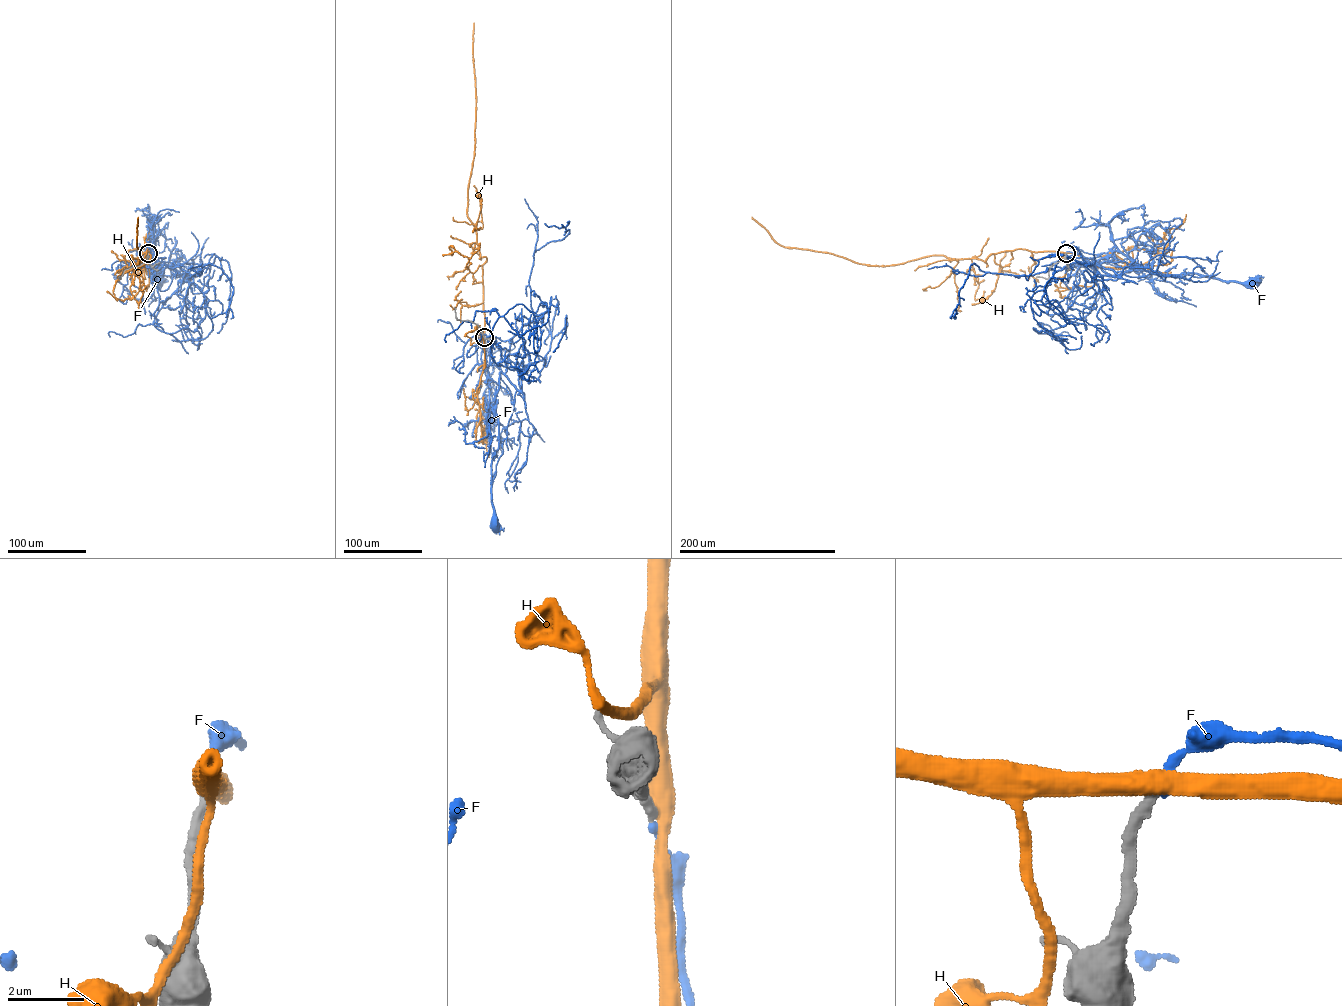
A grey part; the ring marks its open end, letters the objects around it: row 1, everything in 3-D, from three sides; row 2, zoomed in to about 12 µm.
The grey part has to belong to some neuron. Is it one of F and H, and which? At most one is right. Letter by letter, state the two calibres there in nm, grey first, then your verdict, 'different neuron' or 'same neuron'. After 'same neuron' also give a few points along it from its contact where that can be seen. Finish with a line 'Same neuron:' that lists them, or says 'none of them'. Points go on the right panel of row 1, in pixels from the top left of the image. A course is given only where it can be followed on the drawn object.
F: 280 nm thick on the grey side, 200 nm on the other; different neuron
H: 280 nm thick on the grey side, 480 nm on the other; different neuron
Same neuron: none of them

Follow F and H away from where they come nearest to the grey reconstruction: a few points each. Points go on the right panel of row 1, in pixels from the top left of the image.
F: (1066, 253), (1076, 252), (1093, 265), (1113, 251), (1120, 251), (1151, 272), (1193, 273), (1252, 283)
H: (1066, 253), (1015, 249), (991, 254), (986, 263), (935, 255), (867, 266), (831, 254), (780, 245), (752, 217)

